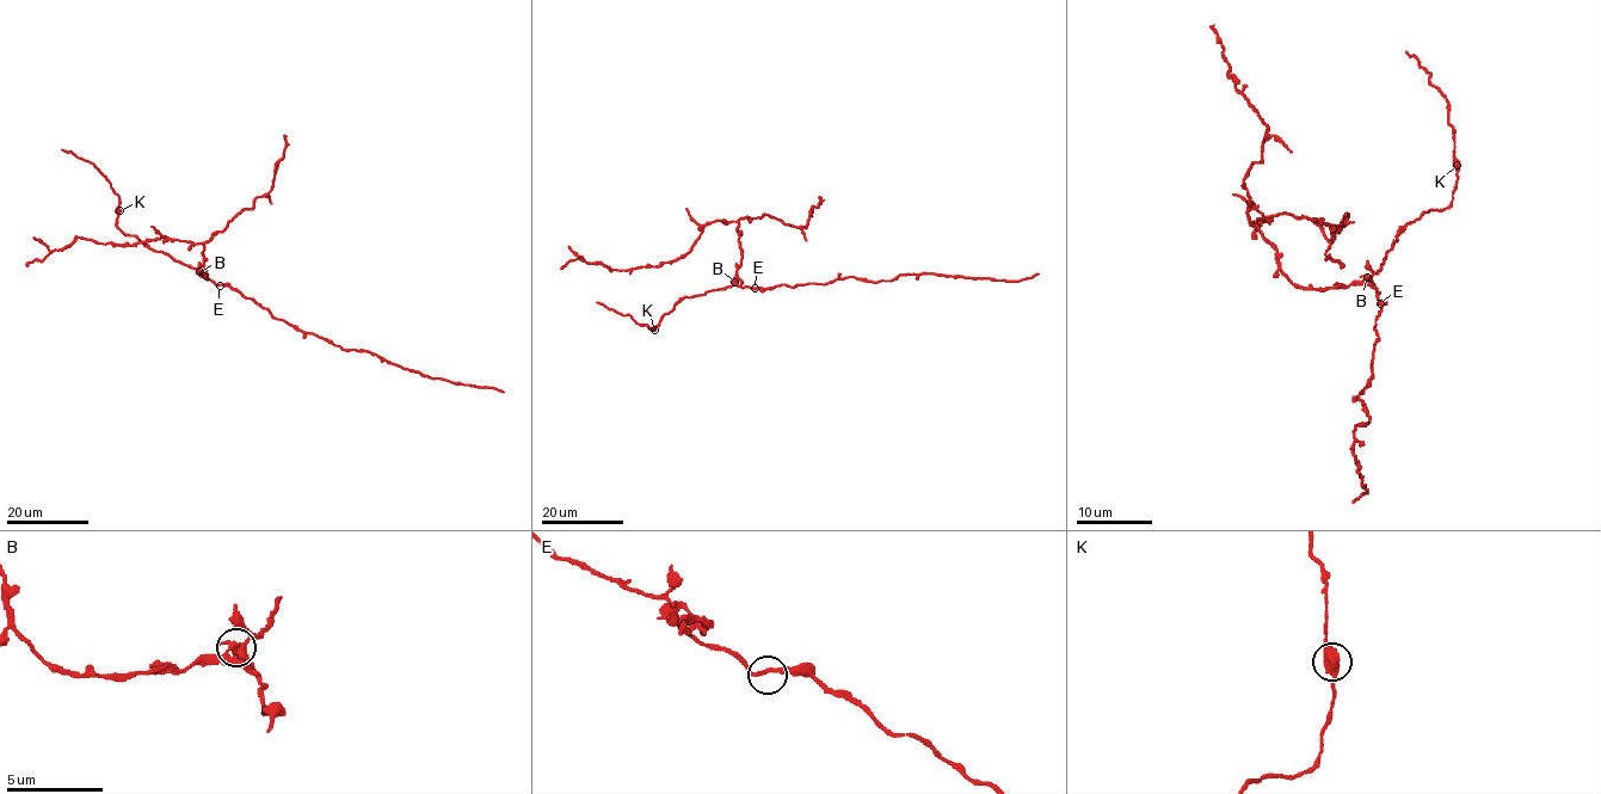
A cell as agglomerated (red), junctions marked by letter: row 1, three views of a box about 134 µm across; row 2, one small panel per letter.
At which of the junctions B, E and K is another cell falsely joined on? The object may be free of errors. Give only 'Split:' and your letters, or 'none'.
Split: B

